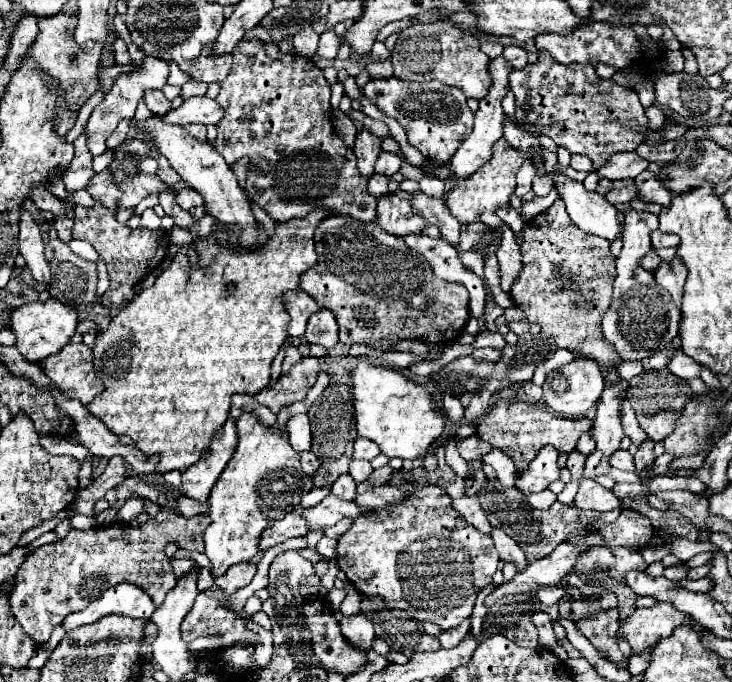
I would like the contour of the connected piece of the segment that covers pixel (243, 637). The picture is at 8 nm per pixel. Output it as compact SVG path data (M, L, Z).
M199 594L191 612L185 616L181 624L183 640L191 642L197 636L205 634L221 634L225 638L225 646L255 646L257 636L243 624L243 620L217 598Z

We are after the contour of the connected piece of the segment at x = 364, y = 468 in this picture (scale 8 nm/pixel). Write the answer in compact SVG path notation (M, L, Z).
M351 460L351 470L349 470L349 474L351 474L351 478L355 480L355 482L365 482L367 478L369 478L369 474L371 474L371 464L367 462L367 460Z

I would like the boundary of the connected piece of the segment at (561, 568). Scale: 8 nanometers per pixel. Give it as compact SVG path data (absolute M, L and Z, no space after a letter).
M559 544L549 556L535 560L523 572L517 572L513 580L495 586L495 590L485 598L485 608L489 610L495 600L507 594L523 594L523 592L537 592L545 586L557 586L563 576L567 576L575 564L579 552L585 552L587 546L571 546Z

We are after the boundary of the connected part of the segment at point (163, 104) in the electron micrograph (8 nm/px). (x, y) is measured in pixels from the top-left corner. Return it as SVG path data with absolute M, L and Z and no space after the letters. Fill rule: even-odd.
M147 90L143 100L145 100L147 108L157 116L163 116L171 110L171 102L165 98L165 94L161 90Z

